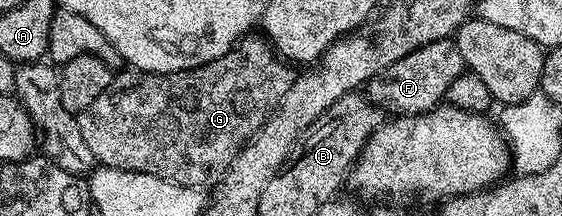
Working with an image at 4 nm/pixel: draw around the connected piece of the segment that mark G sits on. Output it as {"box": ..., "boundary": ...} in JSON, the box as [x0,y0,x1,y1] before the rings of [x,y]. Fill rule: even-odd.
{"box":[77,35,294,187],"boundary":[[[249,35],[238,41],[231,51],[227,51],[219,59],[194,69],[184,69],[174,73],[118,72],[113,78],[111,87],[107,87],[107,91],[103,91],[103,95],[99,95],[99,99],[95,99],[95,103],[91,103],[91,107],[80,110],[77,117],[79,131],[83,131],[83,140],[87,142],[87,147],[91,147],[94,158],[107,168],[122,169],[127,172],[145,172],[147,175],[159,176],[163,180],[173,181],[179,185],[192,187],[204,187],[203,185],[212,187],[216,185],[221,180],[222,175],[231,167],[231,163],[237,158],[241,148],[260,131],[265,120],[273,114],[273,110],[283,99],[283,95],[287,95],[287,91],[293,86],[294,70],[289,70],[292,68],[278,56],[268,40],[262,39],[260,36],[257,36],[258,38],[253,36]]]}

